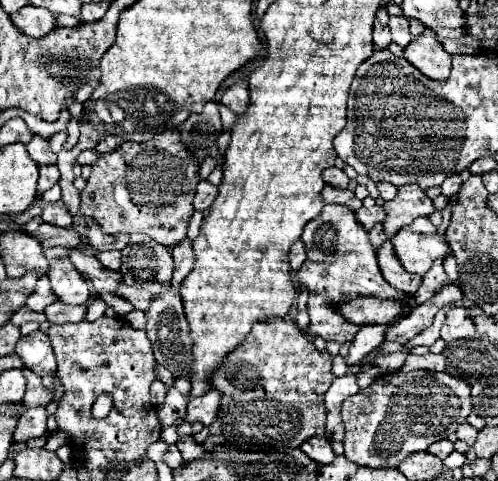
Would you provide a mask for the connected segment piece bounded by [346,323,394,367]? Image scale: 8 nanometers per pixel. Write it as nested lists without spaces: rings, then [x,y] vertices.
[[[394,323],[388,325],[364,325],[360,329],[360,333],[354,337],[352,345],[350,345],[346,363],[348,367],[360,365],[364,359],[368,359],[370,353],[374,353],[384,341],[386,341],[386,333],[392,329]]]

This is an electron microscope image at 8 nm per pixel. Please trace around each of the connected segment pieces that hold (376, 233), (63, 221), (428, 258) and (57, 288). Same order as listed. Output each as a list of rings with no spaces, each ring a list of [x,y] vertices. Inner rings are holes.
[[[380,223],[374,225],[374,227],[368,231],[368,235],[370,235],[370,243],[372,243],[374,251],[378,251],[378,247],[386,241],[386,233],[382,233],[382,225],[380,225]]]
[[[48,203],[42,207],[42,221],[56,225],[56,227],[72,227],[72,217],[66,207],[58,203]]]
[[[418,217],[412,225],[402,227],[388,241],[392,243],[394,255],[400,259],[402,267],[410,273],[420,275],[424,275],[436,259],[442,259],[450,253],[448,243],[436,233],[436,227],[424,217]]]
[[[54,247],[44,251],[50,269],[48,269],[48,279],[52,283],[52,289],[56,297],[68,305],[82,305],[90,301],[90,287],[86,279],[74,269],[68,257],[68,249],[64,247]]]

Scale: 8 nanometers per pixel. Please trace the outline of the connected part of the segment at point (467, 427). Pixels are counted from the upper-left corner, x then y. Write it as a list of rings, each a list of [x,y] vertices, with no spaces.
[[[462,423],[462,425],[458,427],[456,435],[458,435],[460,441],[464,441],[464,443],[468,443],[468,445],[474,445],[474,443],[476,443],[476,437],[478,437],[478,431],[476,431],[470,423]]]

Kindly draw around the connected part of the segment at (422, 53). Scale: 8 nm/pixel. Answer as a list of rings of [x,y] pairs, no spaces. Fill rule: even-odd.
[[[418,35],[416,41],[404,49],[404,59],[430,79],[446,79],[450,75],[452,57],[436,37]]]

